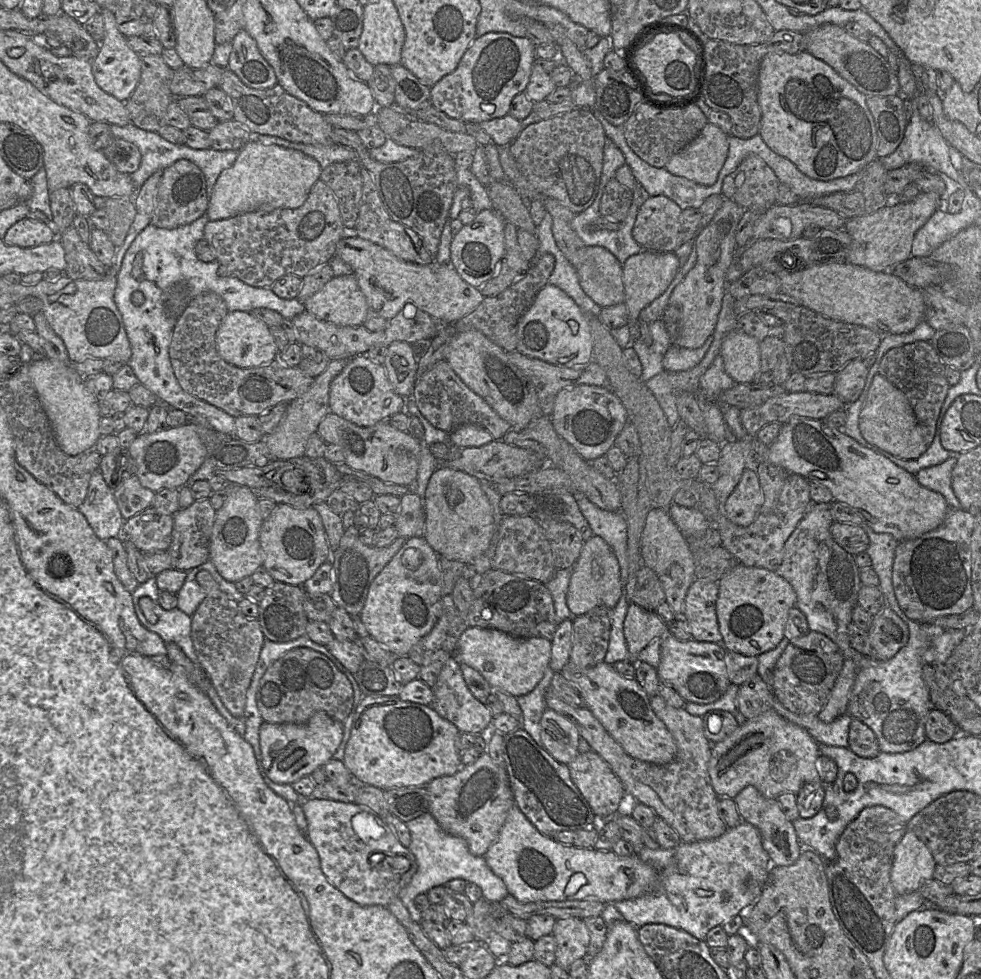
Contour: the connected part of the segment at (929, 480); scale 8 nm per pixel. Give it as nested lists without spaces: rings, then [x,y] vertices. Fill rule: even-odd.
[[[951,457],[942,464],[921,469],[914,476],[921,486],[941,494],[949,508],[961,509],[951,486],[951,474],[956,461],[955,457]]]

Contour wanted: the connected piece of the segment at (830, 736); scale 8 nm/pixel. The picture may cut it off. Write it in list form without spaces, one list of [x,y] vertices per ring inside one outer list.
[[[773,694],[773,709],[788,721],[804,728],[819,744],[848,748],[849,727],[852,717],[845,713],[826,723],[817,715],[797,715],[786,709]]]

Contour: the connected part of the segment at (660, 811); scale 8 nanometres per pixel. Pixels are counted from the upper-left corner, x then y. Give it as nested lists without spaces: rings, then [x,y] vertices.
[[[551,685],[545,692],[545,702],[547,709],[554,710],[576,726],[592,750],[609,764],[625,791],[637,802],[652,808],[657,817],[675,829],[682,842],[715,839],[728,829],[718,813],[720,797],[712,786],[709,774],[712,743],[704,734],[702,717],[669,705],[659,694],[650,697],[654,713],[670,731],[677,747],[676,756],[670,763],[657,765],[627,754],[588,708],[570,706],[555,694]]]

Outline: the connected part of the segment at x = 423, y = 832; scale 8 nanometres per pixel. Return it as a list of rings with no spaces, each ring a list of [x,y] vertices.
[[[425,812],[406,822],[406,825],[411,835],[411,843],[408,848],[416,858],[417,871],[410,882],[400,890],[397,897],[407,908],[414,922],[419,923],[422,920],[420,911],[414,904],[415,897],[427,893],[433,887],[444,886],[455,878],[478,885],[482,890],[483,898],[490,903],[500,902],[509,894],[504,881],[489,868],[485,858],[472,855],[466,841],[461,837],[446,833],[430,812]]]

